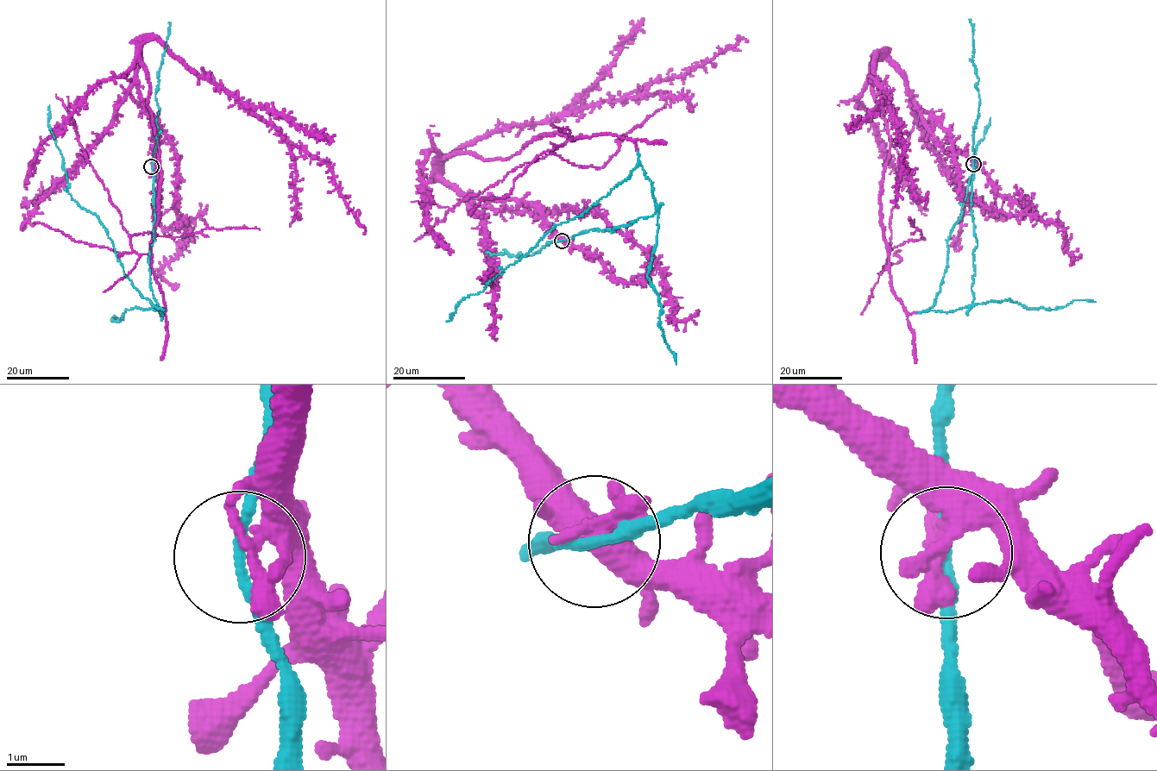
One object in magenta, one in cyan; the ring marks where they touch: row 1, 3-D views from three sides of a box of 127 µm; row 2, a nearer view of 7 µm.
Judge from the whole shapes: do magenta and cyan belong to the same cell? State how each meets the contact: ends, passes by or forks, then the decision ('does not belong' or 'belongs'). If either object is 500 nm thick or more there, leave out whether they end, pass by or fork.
magenta ends; cyan passes by; belongs

